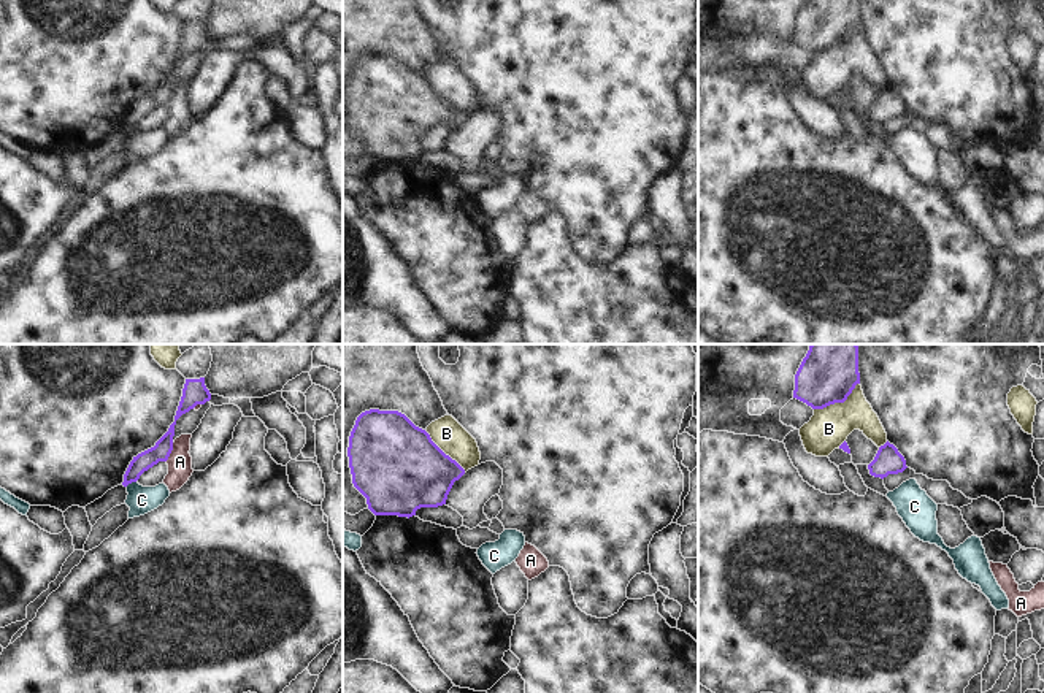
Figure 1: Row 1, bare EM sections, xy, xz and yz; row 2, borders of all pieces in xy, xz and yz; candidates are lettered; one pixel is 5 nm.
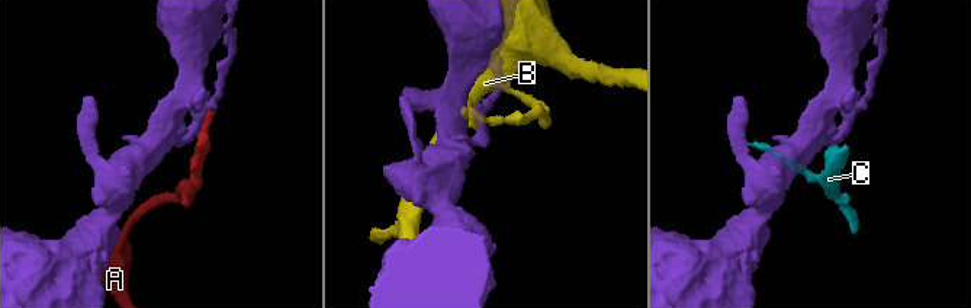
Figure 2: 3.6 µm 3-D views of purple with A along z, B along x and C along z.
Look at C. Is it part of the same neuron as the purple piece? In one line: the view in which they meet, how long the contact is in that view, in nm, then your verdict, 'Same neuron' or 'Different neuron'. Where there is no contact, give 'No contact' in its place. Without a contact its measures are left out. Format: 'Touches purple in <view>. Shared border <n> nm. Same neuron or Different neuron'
Touches purple in xy. Shared border 60 nm. Different neuron

